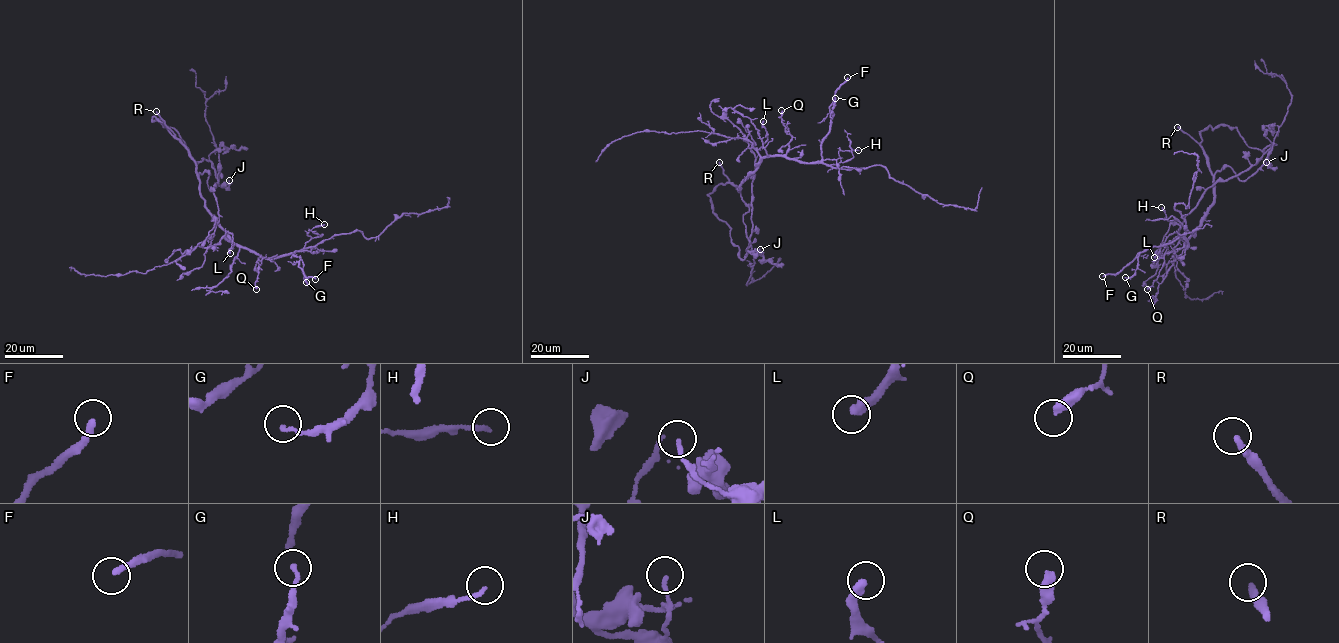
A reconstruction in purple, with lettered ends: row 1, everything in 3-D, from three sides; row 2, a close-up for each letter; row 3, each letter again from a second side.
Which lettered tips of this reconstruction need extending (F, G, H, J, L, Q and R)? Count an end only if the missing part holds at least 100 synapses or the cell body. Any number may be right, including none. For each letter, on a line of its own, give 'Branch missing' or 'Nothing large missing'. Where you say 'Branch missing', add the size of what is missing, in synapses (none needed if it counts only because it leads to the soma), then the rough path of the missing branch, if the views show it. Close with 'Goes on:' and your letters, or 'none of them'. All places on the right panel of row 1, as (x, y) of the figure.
F: Nothing large missing
G: Nothing large missing
H: Nothing large missing
J: Nothing large missing
L: Nothing large missing
Q: Nothing large missing
R: Branch missing
Goes on: R

